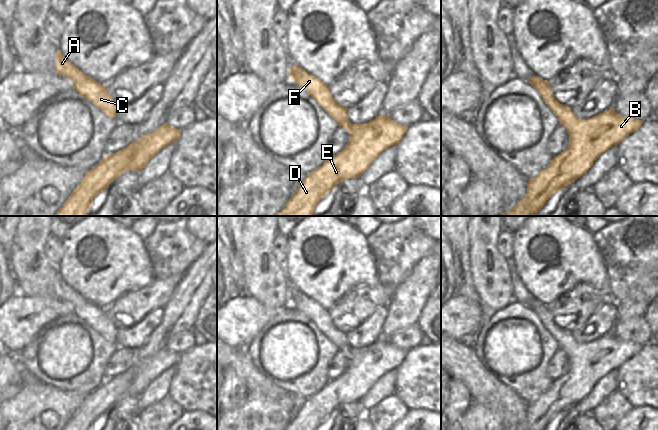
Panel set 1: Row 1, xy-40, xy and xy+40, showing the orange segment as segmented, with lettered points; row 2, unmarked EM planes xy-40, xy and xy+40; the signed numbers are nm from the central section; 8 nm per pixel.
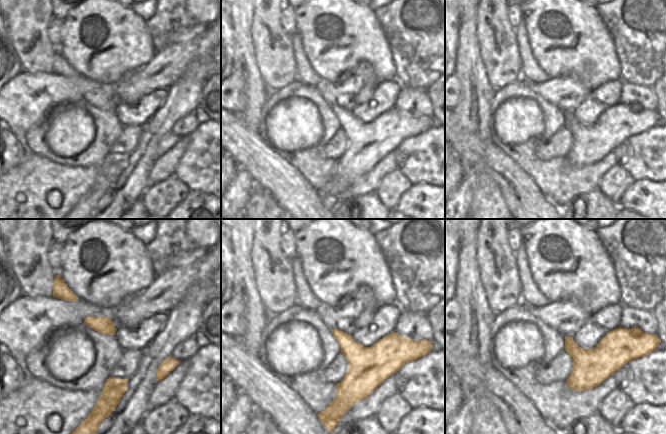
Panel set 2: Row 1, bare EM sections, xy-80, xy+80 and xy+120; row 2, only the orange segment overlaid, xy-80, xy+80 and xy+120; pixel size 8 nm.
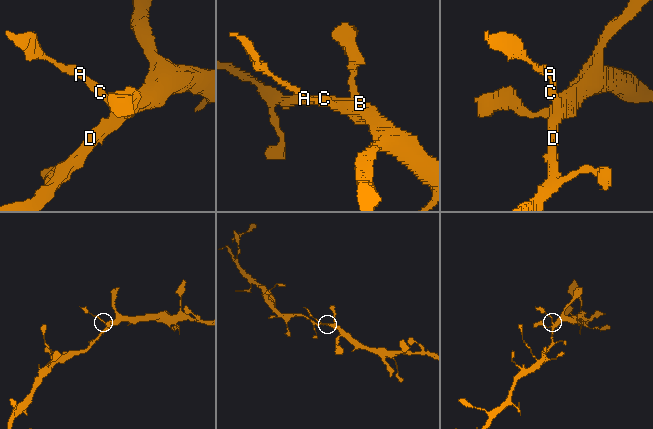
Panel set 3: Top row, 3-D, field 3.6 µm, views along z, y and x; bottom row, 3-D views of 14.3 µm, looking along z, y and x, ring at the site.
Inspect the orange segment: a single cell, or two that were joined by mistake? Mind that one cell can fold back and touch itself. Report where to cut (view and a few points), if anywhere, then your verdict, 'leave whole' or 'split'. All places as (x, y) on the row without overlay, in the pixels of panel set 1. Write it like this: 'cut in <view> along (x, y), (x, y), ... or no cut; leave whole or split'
no cut; leave whole

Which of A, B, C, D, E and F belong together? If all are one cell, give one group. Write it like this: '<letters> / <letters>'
A B C D E F

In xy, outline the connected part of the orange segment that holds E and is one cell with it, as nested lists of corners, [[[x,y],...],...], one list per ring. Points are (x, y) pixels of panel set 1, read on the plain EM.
[[[289,289],[289,302],[305,316],[339,349],[349,357],[347,369],[336,379],[329,380],[322,390],[305,400],[297,415],[285,430],[317,430],[319,425],[340,406],[359,402],[371,387],[387,372],[397,369],[405,359],[408,350],[394,346],[389,340],[378,340],[364,348],[352,348],[347,343],[347,332],[340,330],[332,321],[329,310],[297,290]]]

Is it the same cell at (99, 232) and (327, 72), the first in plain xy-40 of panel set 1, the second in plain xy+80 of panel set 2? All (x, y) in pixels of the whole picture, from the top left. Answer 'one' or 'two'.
one

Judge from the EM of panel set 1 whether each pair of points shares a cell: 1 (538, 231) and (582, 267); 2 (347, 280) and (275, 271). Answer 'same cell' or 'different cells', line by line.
1: same cell
2: different cells

